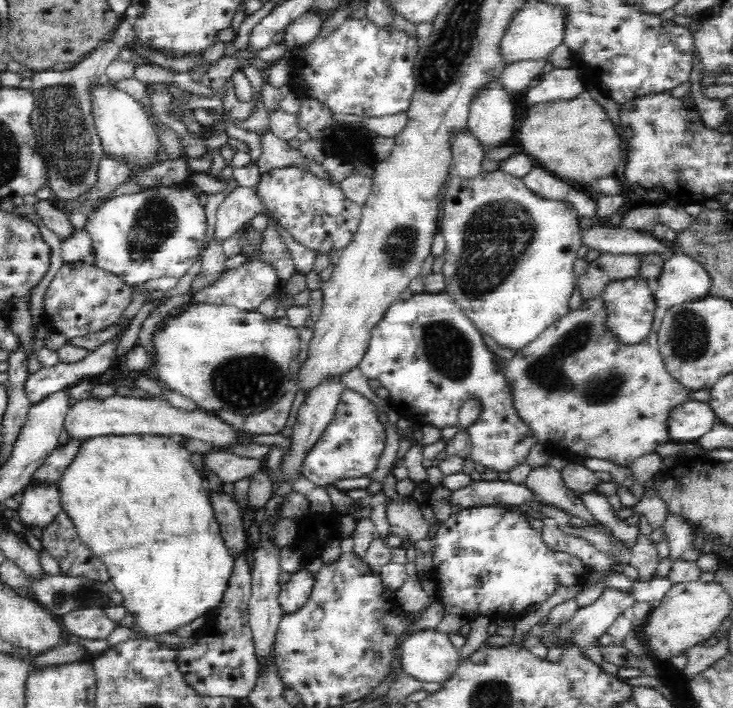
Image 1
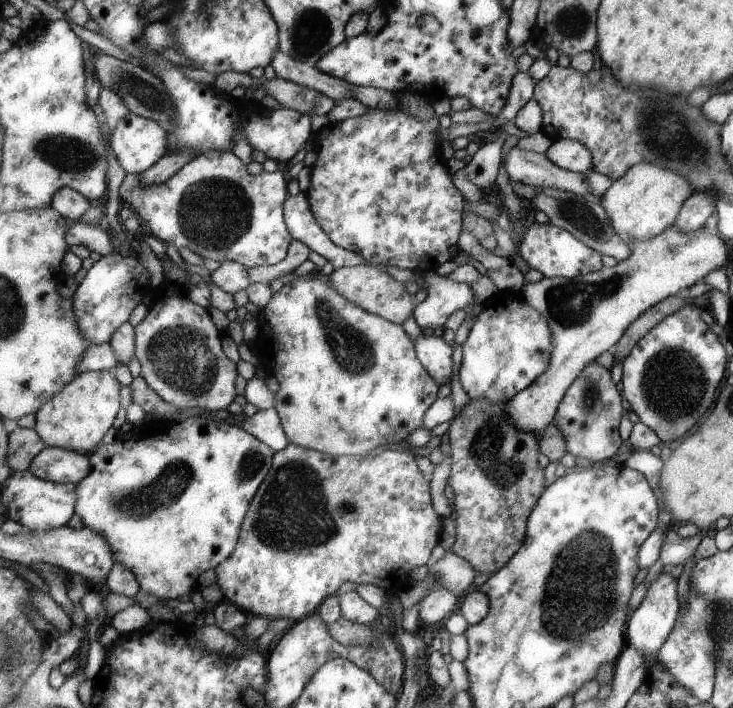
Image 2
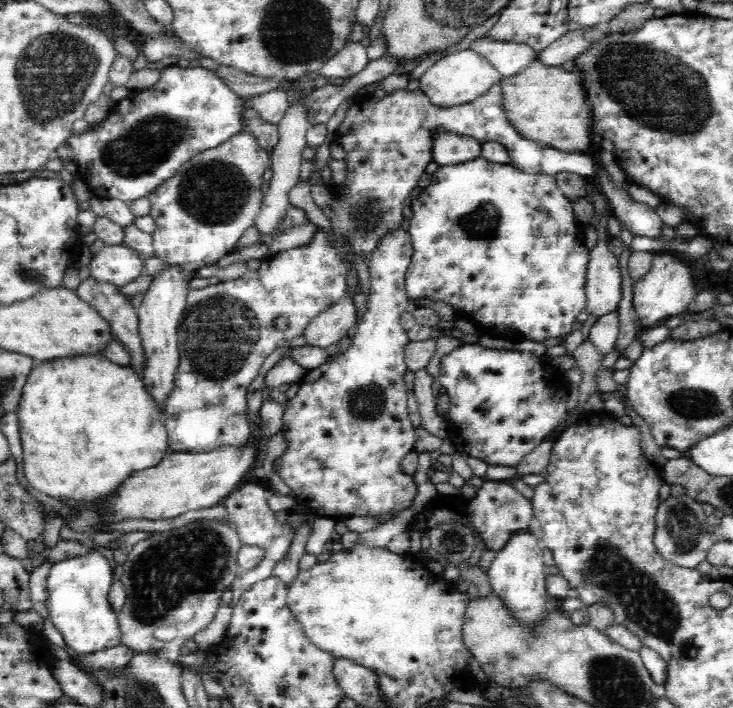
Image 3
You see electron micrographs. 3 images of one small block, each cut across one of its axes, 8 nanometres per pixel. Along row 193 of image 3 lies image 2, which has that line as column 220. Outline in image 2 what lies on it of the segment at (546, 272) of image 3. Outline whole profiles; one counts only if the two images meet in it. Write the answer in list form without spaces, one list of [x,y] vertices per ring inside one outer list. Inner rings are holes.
[[[190,416],[182,422],[160,423],[156,425],[141,424],[137,432],[133,432],[127,440],[116,440],[104,446],[97,446],[92,453],[88,455],[90,459],[91,470],[85,478],[79,480],[76,485],[77,500],[75,512],[81,519],[83,527],[101,534],[111,550],[112,564],[122,564],[123,568],[132,571],[139,583],[141,592],[153,594],[156,600],[175,600],[177,596],[189,594],[195,588],[199,588],[197,578],[199,574],[215,569],[220,562],[233,552],[239,538],[239,526],[243,522],[245,512],[249,506],[249,501],[253,494],[257,492],[257,487],[261,484],[265,474],[272,466],[273,450],[242,428],[227,424],[223,420],[214,421],[210,418],[200,416]]]

